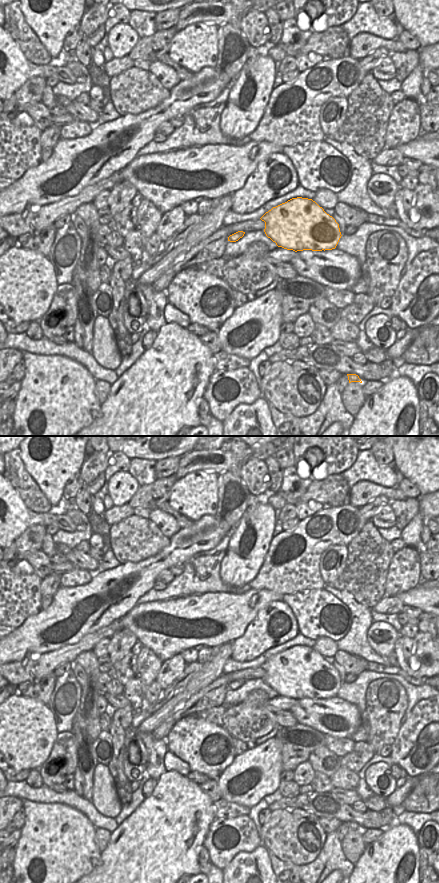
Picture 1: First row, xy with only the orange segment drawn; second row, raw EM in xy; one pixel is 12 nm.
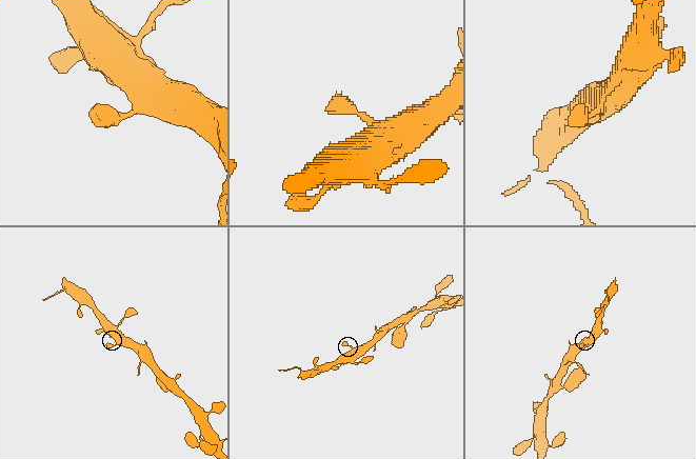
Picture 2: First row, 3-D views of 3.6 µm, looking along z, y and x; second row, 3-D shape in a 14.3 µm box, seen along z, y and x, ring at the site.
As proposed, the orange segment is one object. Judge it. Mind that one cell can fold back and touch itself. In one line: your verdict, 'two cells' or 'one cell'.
one cell

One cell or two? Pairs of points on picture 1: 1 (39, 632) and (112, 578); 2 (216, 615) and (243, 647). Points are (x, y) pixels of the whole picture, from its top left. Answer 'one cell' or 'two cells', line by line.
1: one cell
2: two cells

